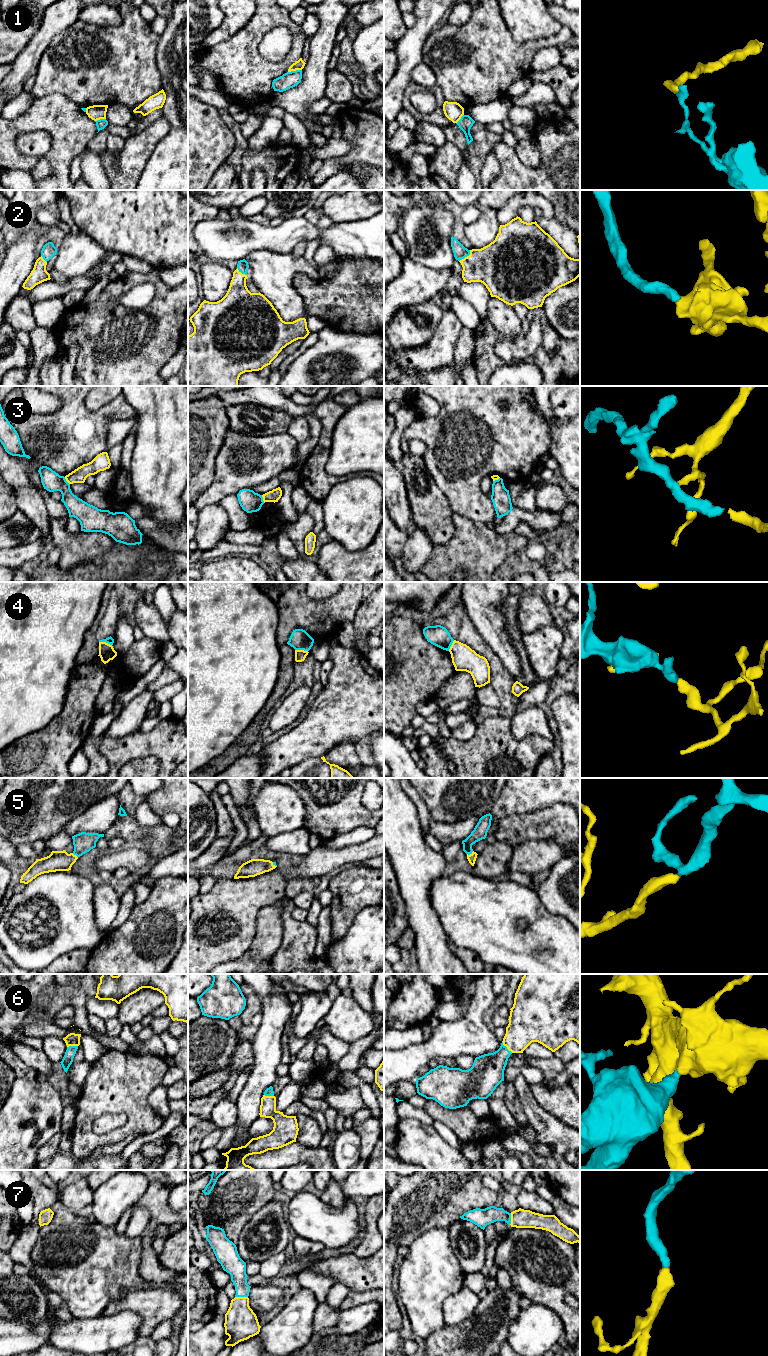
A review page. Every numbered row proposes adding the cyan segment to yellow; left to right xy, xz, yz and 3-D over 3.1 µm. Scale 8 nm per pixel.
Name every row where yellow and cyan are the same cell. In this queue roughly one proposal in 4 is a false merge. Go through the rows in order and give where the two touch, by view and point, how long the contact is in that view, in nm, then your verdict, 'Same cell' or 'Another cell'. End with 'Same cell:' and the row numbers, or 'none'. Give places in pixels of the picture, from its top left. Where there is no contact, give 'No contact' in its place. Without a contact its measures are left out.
1: Touches yellow at xz (294, 70). Shared border 110 nm. Another cell
2: Touches yellow at yz (467, 256). Shared border 130 nm. Same cell
3: Touches yellow at xz (263, 499). Shared border 70 nm. Same cell
4: Touches yellow at xy (105, 642). Shared border 110 nm. Another cell
5: Touches yellow at yz (470, 854). Shared border 60 nm. Same cell
6: Touches yellow at yz (506, 1046). Shared border 130 nm. Same cell
7: Touches yellow at xz (241, 1297). Shared border 100 nm. Same cell
Same cell: 2, 3, 5, 6, 7

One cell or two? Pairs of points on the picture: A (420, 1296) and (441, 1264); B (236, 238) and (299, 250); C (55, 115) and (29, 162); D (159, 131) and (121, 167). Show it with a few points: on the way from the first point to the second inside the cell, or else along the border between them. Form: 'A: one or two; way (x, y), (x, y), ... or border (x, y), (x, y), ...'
A: one; way (423, 1288), (426, 1279), (433, 1272)
B: two; border (307, 241), (301, 241), (290, 252)
C: one; way (36, 117), (24, 123), (11, 136), (11, 149)
D: one; way (150, 138), (130, 158)

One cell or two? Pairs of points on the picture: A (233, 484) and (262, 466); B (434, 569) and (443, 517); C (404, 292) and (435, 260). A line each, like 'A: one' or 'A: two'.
A: one
B: two
C: two

